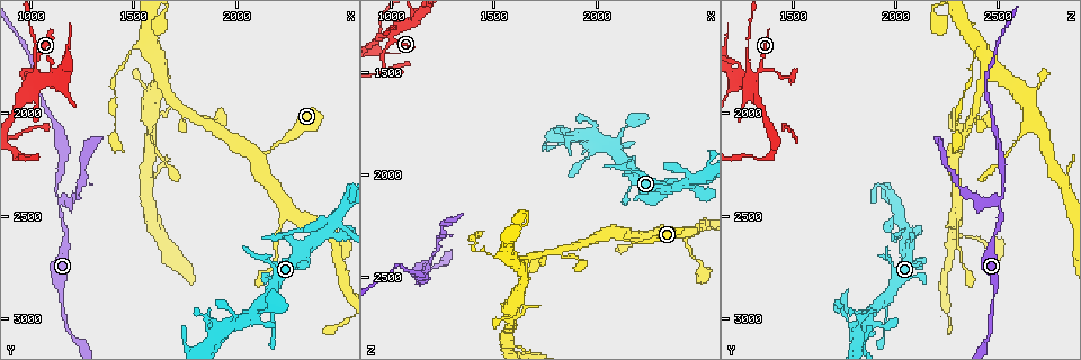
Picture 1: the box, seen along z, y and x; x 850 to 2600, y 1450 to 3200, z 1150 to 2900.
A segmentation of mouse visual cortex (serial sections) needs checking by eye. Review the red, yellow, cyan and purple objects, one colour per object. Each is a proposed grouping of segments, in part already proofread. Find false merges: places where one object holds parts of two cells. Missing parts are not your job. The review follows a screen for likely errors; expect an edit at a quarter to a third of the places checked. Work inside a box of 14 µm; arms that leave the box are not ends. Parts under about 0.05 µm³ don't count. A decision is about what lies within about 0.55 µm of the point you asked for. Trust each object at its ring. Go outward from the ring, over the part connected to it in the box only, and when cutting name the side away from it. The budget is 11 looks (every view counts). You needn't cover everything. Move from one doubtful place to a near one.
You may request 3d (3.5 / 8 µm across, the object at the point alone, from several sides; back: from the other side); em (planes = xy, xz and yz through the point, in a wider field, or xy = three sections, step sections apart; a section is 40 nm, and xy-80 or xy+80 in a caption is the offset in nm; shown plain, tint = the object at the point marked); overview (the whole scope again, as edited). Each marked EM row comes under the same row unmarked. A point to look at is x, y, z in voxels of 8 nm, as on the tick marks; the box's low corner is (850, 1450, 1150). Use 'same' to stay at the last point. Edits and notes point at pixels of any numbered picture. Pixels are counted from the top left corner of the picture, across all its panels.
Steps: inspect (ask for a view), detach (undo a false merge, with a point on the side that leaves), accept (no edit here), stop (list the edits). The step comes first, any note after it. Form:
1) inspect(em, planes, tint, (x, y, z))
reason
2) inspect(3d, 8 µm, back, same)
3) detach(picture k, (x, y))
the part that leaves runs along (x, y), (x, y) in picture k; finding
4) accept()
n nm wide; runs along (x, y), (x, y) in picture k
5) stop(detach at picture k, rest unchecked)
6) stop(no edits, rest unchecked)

inspect(3d, 8 µm, back, (1140, 2450, 2500))
branch point

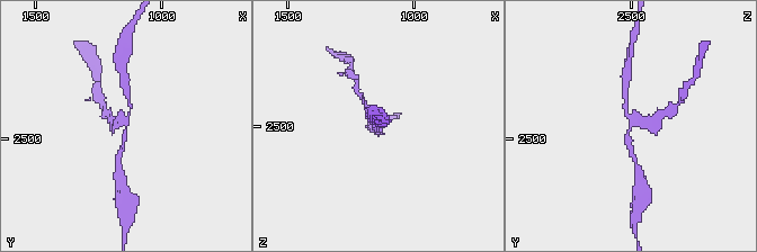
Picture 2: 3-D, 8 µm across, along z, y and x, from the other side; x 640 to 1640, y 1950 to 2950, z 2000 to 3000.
inspect(em, xy, step 3, tint, (1140, 2450, 2510))
now the EM

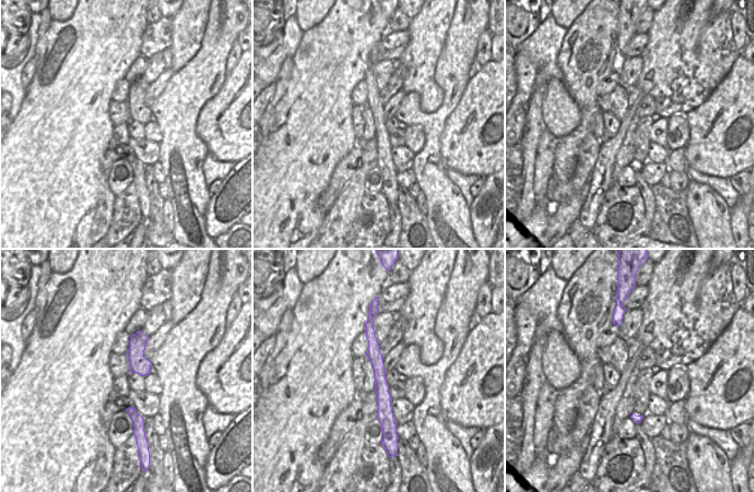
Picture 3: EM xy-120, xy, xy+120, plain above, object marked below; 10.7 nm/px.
detach(picture 2, (646, 123))
arms of 150, 200, 200 nm; the part that leaves runs along (631, 123), (652, 125), (668, 111) in picture 2; a second cell is stuck on

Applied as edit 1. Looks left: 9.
inspect(overview)

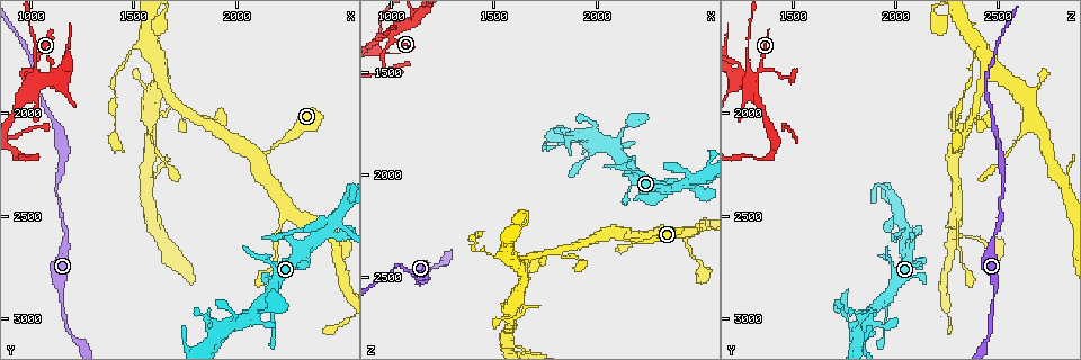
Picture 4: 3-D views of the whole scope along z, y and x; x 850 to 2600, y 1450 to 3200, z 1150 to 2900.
inspect(3d, 8 µm, (990, 1820, 1310))

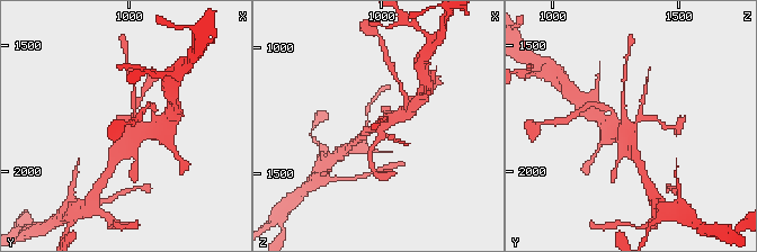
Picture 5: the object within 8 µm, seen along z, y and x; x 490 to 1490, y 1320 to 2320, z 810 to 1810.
inspect(3d, 3.5 µm, (990, 1840, 1310))

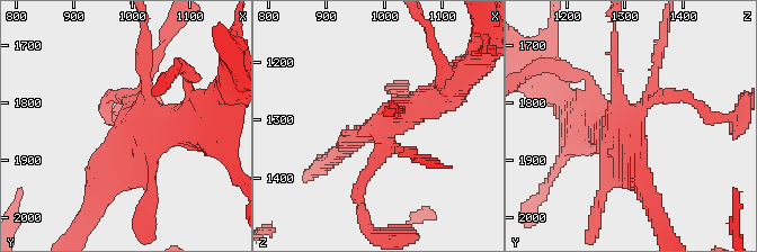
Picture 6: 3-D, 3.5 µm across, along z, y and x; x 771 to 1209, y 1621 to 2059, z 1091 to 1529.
accept()
runs along (658, 59), (632, 120), (597, 117) in picture 6; continuous, no second cell

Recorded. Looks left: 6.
inspect(3d, 3.5 µm, (2230, 2150, 2320))
sudden change in width

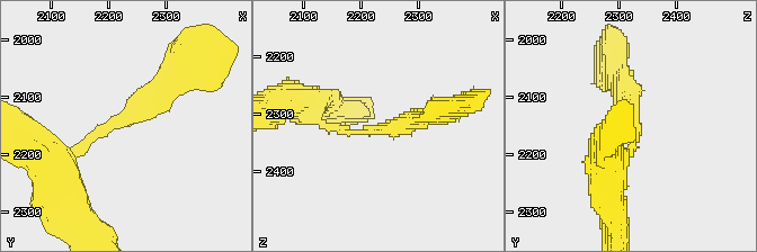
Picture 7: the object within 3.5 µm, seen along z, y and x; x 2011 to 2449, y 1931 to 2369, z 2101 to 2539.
inspect(em, planes, tint, (2225, 2135, 2330))
arms of 100, 250 nm; now the EM

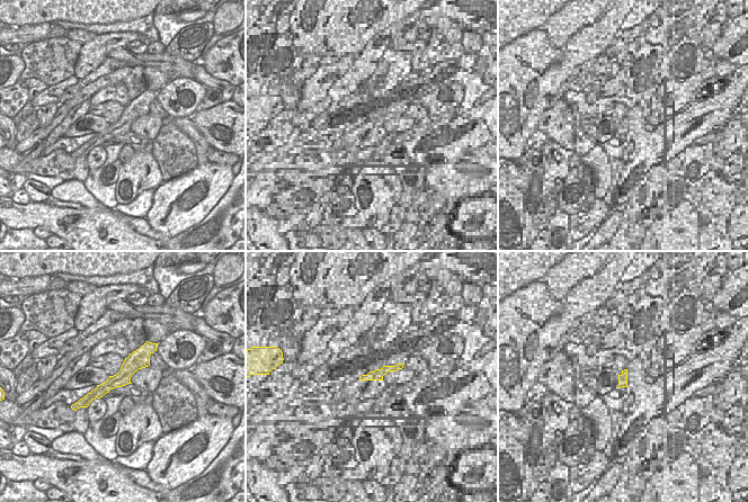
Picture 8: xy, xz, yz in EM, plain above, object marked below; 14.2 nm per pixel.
accept()
runs along (179, 66), (65, 156) in picture 7; one cell here

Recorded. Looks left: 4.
inspect(3d, 3.5 µm, (1580, 2040, 2640))
abrupt turn

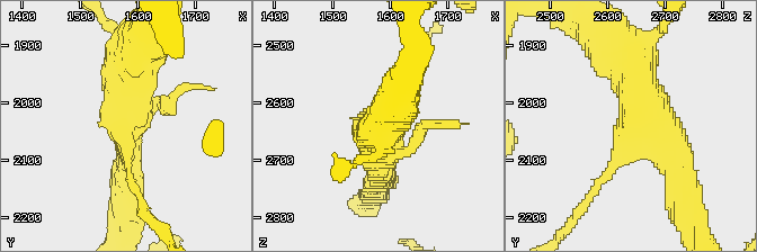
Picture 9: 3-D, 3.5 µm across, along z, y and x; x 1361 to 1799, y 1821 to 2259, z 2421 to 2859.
inspect(em, planes, tint, (1570, 2040, 2645))
shape alone is not enough

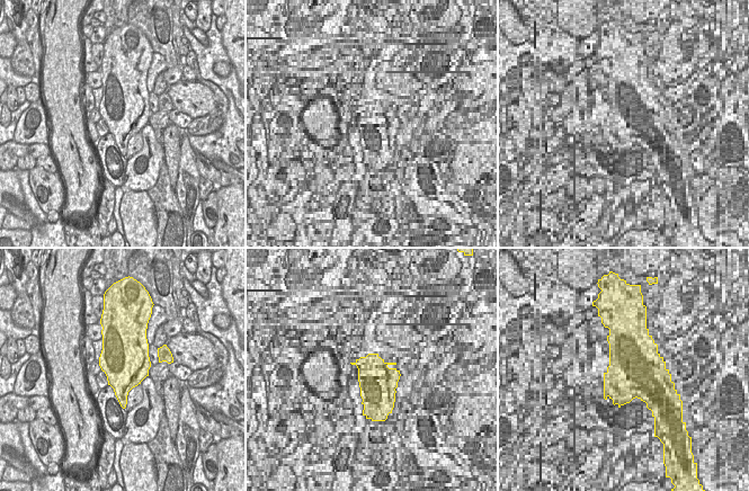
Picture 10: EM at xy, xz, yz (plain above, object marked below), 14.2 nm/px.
accept()
runs along (612, 46), (673, 146), (678, 174) in picture 9; continuous, no second cell

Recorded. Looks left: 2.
stop(detach at picture 2, rest unchecked)

